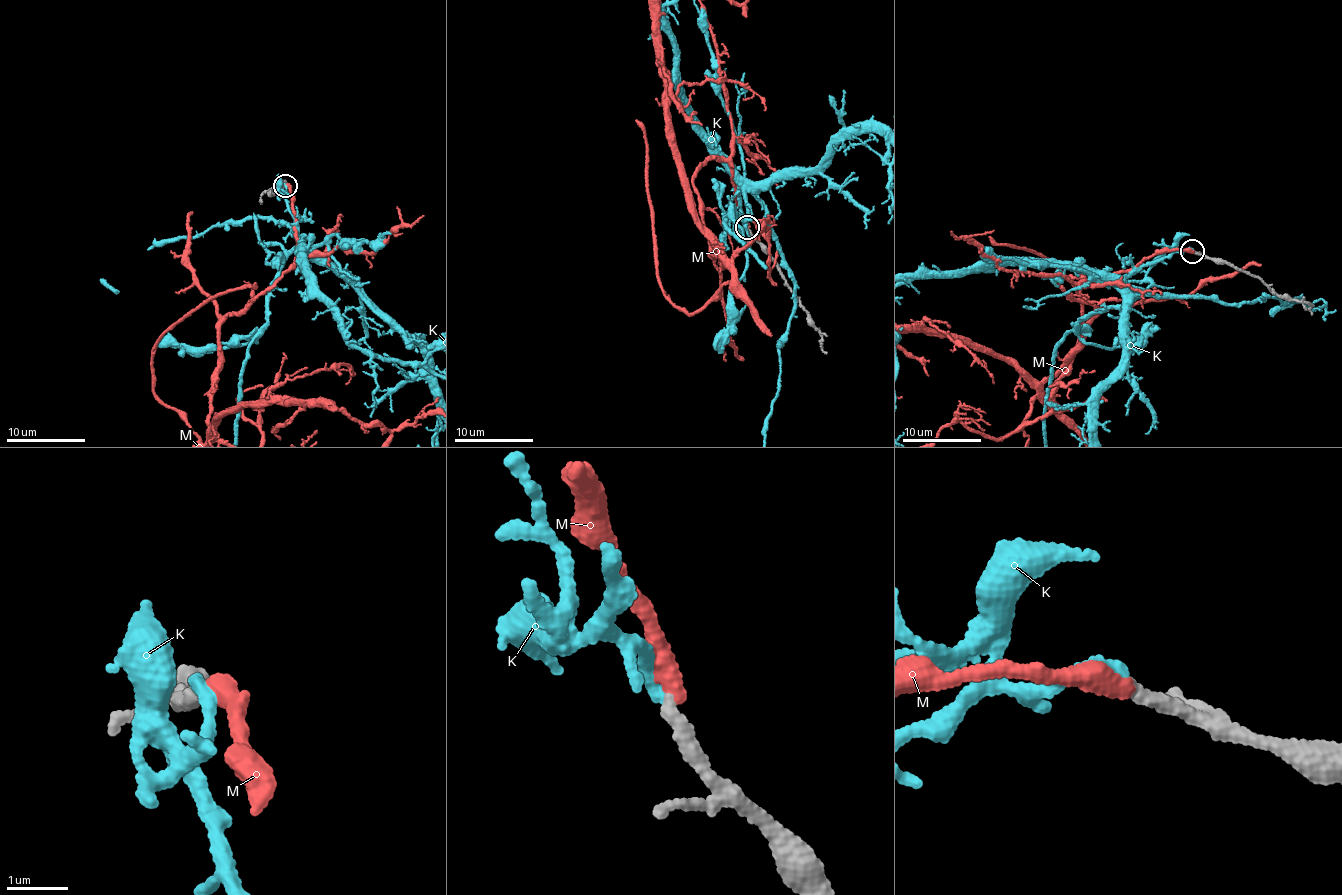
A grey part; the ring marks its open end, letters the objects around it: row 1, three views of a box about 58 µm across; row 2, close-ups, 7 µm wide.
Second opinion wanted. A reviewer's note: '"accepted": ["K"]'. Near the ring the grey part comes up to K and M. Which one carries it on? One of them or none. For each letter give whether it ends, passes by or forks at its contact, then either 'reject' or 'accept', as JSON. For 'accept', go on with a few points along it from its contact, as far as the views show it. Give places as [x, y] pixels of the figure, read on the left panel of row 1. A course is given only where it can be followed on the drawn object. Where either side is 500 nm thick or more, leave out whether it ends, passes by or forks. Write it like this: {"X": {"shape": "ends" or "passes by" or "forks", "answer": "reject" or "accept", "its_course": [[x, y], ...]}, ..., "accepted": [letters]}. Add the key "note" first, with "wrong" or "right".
{"note": "wrong", "K": {"shape": "ends", "answer": "reject"}, "M": {"shape": "ends", "answer": "accept"}, "accepted": ["M"]}

